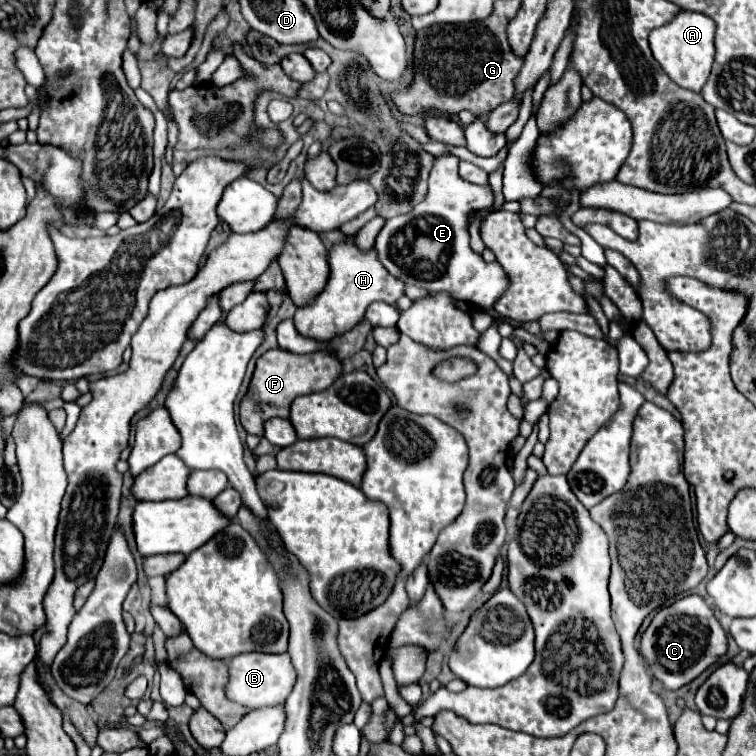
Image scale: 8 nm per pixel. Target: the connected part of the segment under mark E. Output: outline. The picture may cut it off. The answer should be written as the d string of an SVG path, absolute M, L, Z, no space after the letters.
M452 154L436 156L428 180L428 194L424 202L416 204L410 214L386 220L376 236L374 248L380 264L398 280L420 286L428 292L444 290L466 304L492 308L508 282L498 262L486 264L480 254L472 252L466 230L466 216L494 204L490 184L476 186L460 178L458 158Z

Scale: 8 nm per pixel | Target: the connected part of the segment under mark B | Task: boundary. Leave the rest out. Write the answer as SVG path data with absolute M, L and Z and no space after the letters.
M248 652L238 654L230 660L230 682L228 682L228 698L248 708L264 708L284 704L288 694L296 684L296 670L292 666L290 654L264 654L264 652Z

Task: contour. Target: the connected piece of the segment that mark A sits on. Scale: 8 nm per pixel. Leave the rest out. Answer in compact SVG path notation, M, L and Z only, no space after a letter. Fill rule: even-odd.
M680 10L668 24L654 28L650 32L650 50L654 58L660 62L662 70L676 82L680 88L700 92L704 82L708 80L712 62L714 62L714 30L716 24L712 18L692 10Z

